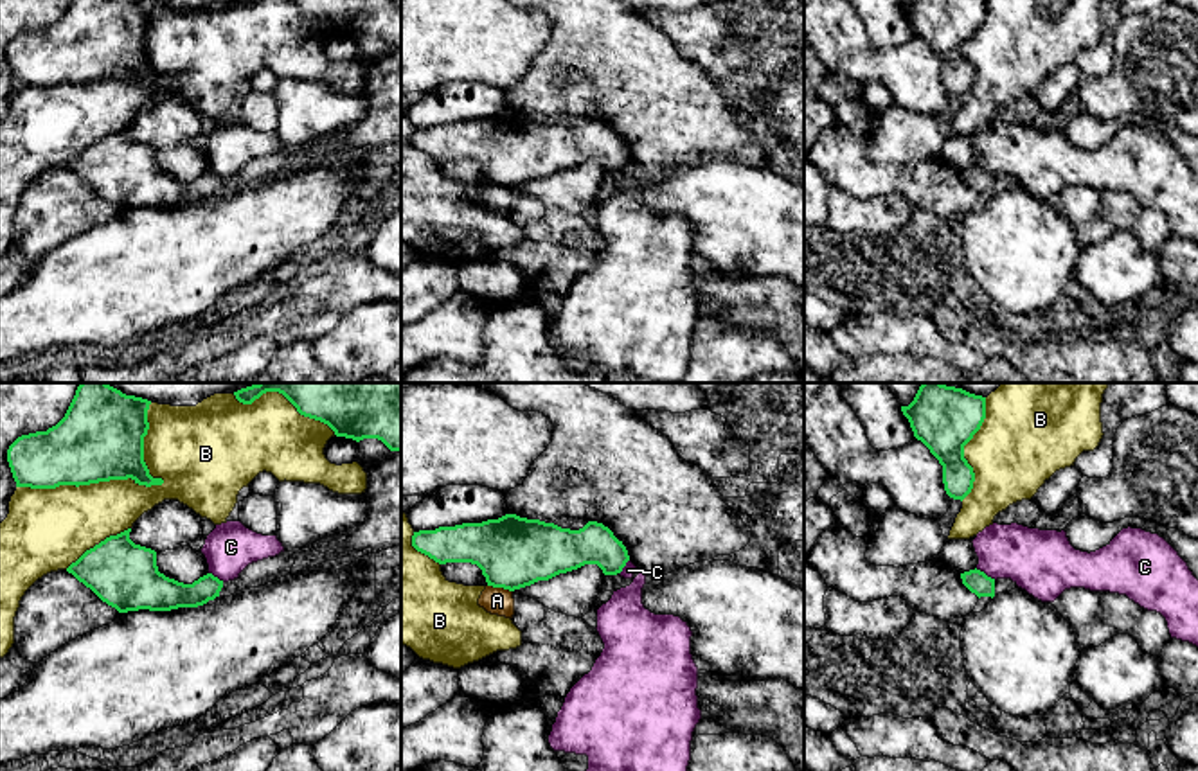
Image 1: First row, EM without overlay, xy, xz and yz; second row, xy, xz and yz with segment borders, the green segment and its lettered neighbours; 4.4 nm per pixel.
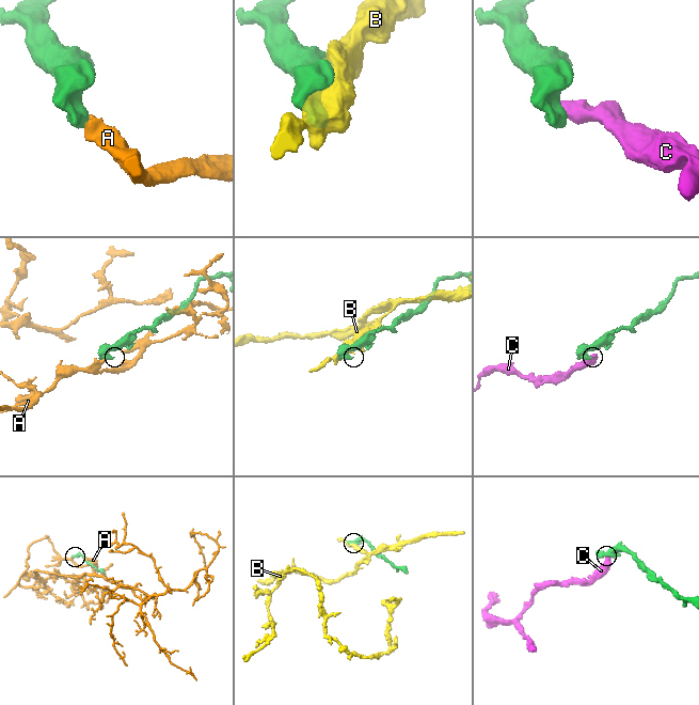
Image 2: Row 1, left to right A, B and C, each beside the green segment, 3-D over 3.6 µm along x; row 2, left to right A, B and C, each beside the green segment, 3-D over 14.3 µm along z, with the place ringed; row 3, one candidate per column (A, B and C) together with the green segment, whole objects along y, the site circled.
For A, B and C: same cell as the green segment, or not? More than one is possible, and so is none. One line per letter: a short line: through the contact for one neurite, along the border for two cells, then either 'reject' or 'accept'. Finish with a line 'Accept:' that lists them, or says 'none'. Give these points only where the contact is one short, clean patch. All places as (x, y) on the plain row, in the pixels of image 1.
A: line xz (488, 182), (511, 189); reject
B: reject
C: line yz (975, 166), (995, 177); reject
Accept: none

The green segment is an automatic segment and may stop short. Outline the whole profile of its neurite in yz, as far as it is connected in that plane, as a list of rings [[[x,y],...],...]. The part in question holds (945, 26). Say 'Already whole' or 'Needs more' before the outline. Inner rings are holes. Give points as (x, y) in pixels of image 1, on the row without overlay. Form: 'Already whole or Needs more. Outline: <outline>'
Already whole. Outline: [[[910,0],[901,4],[914,34],[921,38],[943,63],[944,88],[964,97],[975,79],[973,65],[964,56],[964,43],[986,16],[986,0]]]

